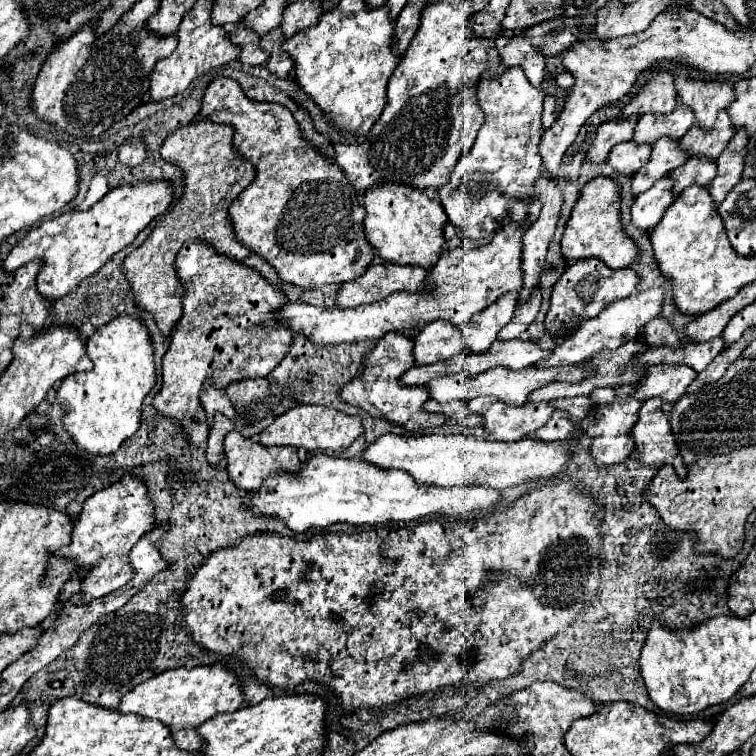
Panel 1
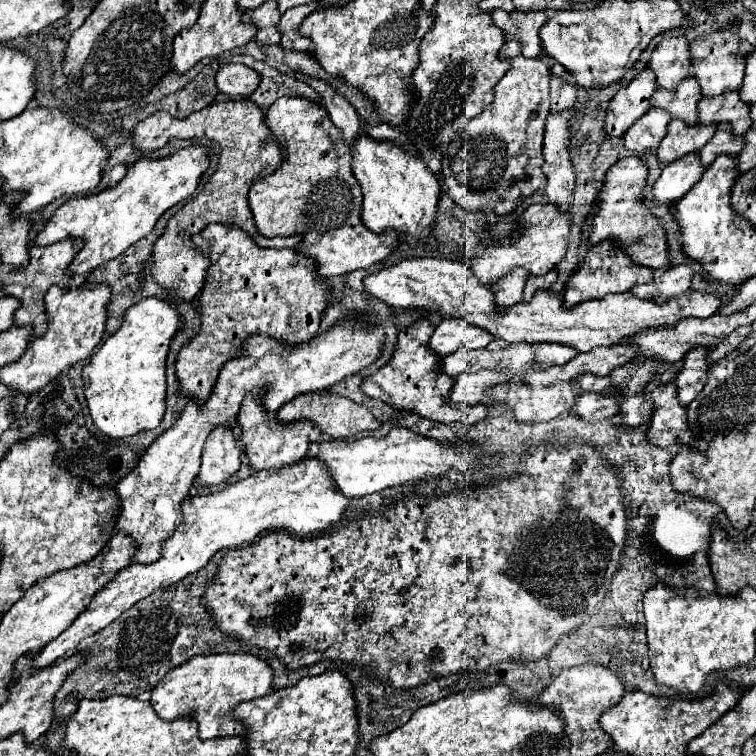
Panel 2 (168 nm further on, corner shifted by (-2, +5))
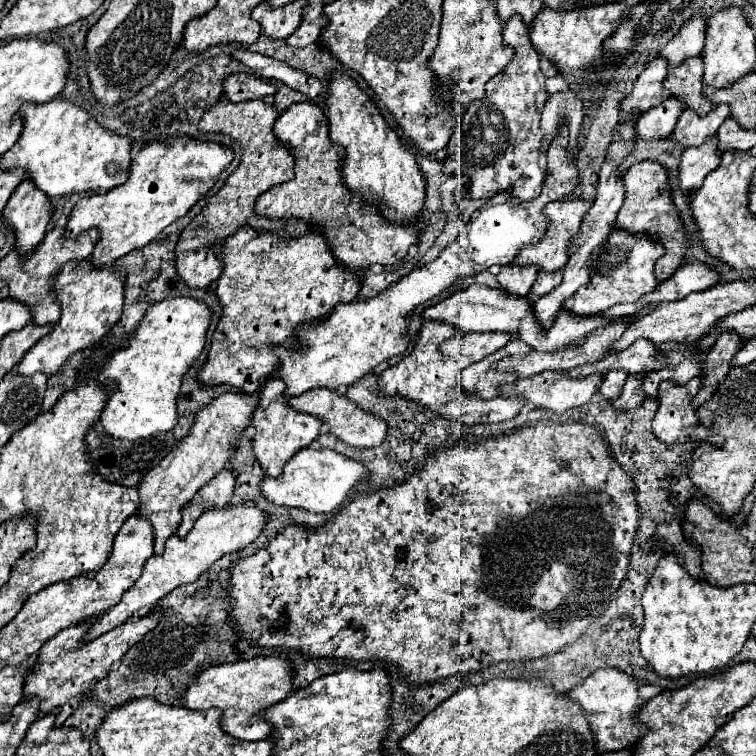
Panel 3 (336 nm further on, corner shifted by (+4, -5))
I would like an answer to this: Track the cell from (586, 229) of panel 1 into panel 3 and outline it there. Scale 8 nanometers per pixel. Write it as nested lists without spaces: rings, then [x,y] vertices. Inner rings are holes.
[[[645,160],[645,162],[631,166],[627,170],[627,174],[623,176],[623,184],[625,184],[627,192],[625,192],[625,202],[623,202],[619,216],[617,216],[617,228],[625,228],[629,232],[649,234],[655,240],[665,244],[667,252],[655,264],[655,274],[657,274],[659,282],[673,276],[673,272],[685,262],[685,254],[689,250],[689,240],[685,236],[685,228],[681,224],[679,210],[675,208],[675,204],[671,200],[671,186],[669,186],[667,178],[669,178],[667,168],[659,162]],[[665,230],[667,230],[667,234],[665,234]]]

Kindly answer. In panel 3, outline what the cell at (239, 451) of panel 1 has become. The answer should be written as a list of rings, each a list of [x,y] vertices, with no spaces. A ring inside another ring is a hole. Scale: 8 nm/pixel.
[[[271,376],[271,380],[265,380],[263,388],[259,392],[259,404],[257,404],[257,408],[253,412],[253,420],[251,420],[251,424],[257,430],[255,438],[253,438],[253,452],[255,452],[261,468],[265,468],[265,472],[269,476],[281,476],[287,460],[295,452],[303,450],[305,446],[309,446],[313,440],[319,438],[319,430],[323,424],[317,416],[293,410],[283,392],[285,392],[285,382],[281,382],[281,378]]]

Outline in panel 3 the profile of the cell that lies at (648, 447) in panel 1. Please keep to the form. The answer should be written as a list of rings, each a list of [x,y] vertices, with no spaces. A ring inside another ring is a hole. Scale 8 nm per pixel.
[[[693,378],[691,382],[679,386],[671,380],[665,380],[659,384],[659,410],[653,418],[653,432],[655,436],[661,440],[661,442],[667,442],[667,444],[677,444],[677,442],[687,442],[689,440],[689,434],[691,430],[699,424],[699,418],[697,418],[697,410],[691,406],[691,400],[695,398],[695,394],[699,392],[703,384],[703,378]]]

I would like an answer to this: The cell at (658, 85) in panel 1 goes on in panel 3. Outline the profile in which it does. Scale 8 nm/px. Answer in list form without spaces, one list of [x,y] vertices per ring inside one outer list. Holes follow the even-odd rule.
[[[695,14],[683,22],[679,32],[661,50],[661,56],[667,58],[669,68],[675,68],[675,64],[681,64],[689,56],[697,56],[703,50],[705,26],[707,26],[707,18],[703,18],[699,14]]]

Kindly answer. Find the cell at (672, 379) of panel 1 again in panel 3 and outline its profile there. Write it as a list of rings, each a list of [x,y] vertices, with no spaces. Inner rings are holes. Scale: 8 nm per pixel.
[[[723,332],[715,344],[711,346],[711,350],[707,352],[707,360],[705,360],[705,374],[703,380],[705,384],[701,386],[701,392],[697,394],[697,400],[693,402],[693,408],[699,408],[703,402],[707,402],[715,390],[719,388],[719,384],[725,380],[725,376],[731,370],[731,360],[737,354],[737,350],[741,350],[745,344],[745,340],[741,336],[737,336],[737,332]]]

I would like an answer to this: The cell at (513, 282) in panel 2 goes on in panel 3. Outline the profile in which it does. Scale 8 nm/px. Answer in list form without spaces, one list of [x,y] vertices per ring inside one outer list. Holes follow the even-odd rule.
[[[503,266],[497,280],[499,284],[515,296],[527,296],[535,278],[537,278],[539,268],[537,266]]]

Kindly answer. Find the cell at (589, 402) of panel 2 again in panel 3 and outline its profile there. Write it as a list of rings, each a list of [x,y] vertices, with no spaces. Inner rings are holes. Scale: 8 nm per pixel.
[[[647,372],[641,374],[631,374],[625,382],[623,394],[613,402],[617,410],[627,410],[627,408],[635,408],[645,400],[645,392],[643,392],[643,378],[647,376]]]

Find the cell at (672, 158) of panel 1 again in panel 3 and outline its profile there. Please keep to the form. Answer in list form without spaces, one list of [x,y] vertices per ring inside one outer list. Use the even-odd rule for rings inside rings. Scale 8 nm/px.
[[[729,104],[715,106],[705,116],[697,116],[697,112],[693,112],[693,110],[683,110],[683,114],[673,130],[673,138],[677,142],[681,142],[683,146],[699,146],[709,136],[715,136],[715,132],[719,130],[719,126],[723,124],[723,120],[729,114],[731,114]]]

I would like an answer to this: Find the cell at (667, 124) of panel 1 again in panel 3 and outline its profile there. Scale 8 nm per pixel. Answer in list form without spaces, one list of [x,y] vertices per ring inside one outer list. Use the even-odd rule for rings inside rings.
[[[703,56],[687,58],[677,68],[669,70],[665,88],[671,90],[671,96],[685,100],[687,108],[693,108],[697,114],[707,114],[713,106],[703,94]]]

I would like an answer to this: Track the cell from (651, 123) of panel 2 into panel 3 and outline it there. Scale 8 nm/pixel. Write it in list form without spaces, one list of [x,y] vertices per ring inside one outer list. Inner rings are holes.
[[[675,96],[663,100],[659,106],[651,108],[639,116],[637,126],[635,126],[637,136],[643,140],[645,138],[649,138],[649,140],[651,138],[667,138],[673,132],[683,110],[685,110],[683,100],[679,100]]]

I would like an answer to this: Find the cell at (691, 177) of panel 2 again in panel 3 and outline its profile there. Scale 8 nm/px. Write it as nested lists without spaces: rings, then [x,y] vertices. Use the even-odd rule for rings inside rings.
[[[717,136],[707,138],[701,146],[689,146],[681,158],[679,166],[679,186],[683,190],[701,188],[705,176],[721,164],[721,150],[717,146]]]

